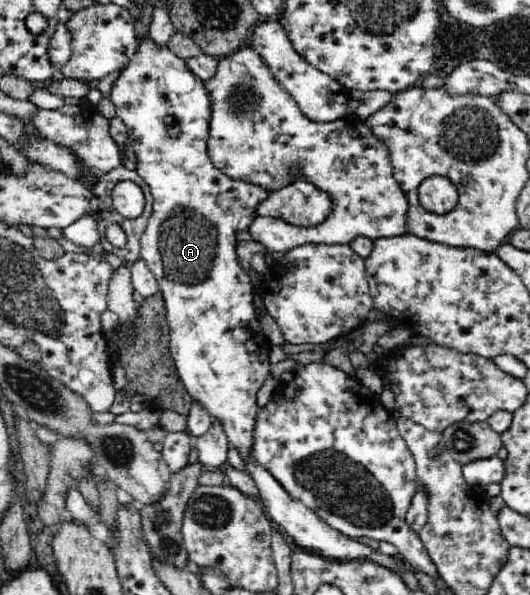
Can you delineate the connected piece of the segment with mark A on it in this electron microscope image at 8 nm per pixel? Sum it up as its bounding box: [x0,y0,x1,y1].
[110,32,407,575]

